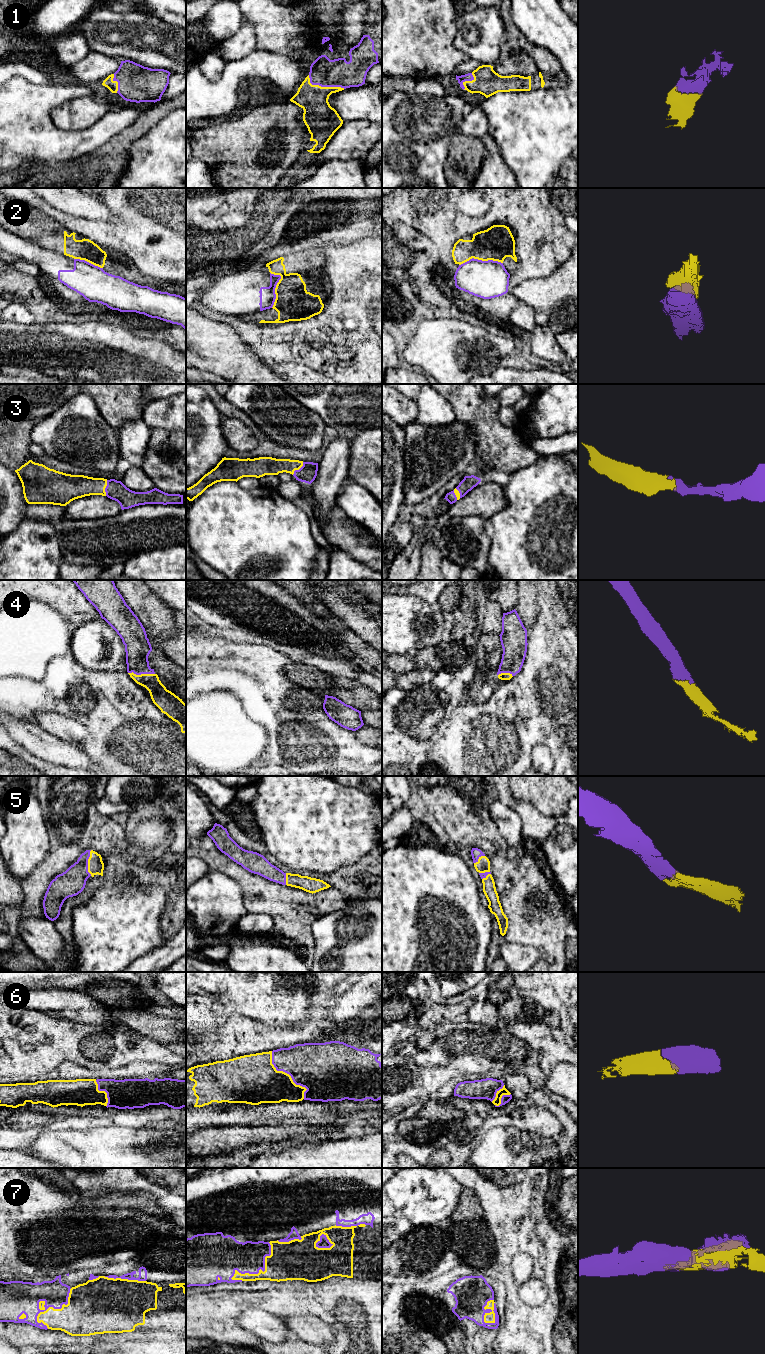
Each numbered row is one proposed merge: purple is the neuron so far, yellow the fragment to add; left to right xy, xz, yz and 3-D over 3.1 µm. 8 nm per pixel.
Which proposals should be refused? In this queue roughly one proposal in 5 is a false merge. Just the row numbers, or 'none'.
2

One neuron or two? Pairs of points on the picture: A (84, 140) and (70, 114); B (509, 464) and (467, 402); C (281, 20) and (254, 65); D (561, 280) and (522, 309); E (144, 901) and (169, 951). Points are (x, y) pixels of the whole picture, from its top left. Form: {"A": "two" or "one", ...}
{"A": "two", "B": "one", "C": "two", "D": "two", "E": "two"}

